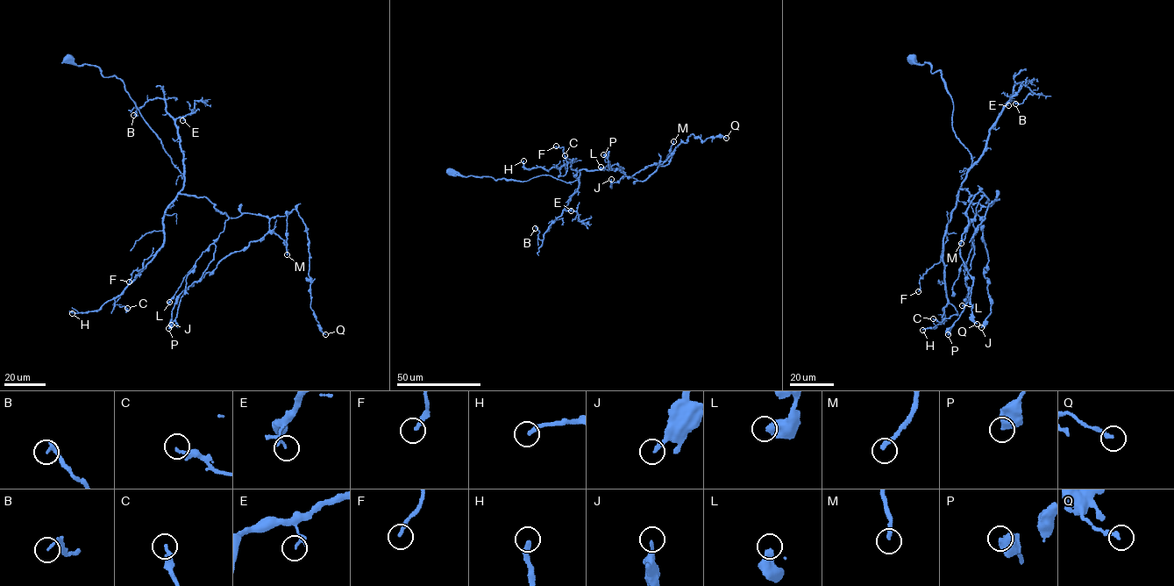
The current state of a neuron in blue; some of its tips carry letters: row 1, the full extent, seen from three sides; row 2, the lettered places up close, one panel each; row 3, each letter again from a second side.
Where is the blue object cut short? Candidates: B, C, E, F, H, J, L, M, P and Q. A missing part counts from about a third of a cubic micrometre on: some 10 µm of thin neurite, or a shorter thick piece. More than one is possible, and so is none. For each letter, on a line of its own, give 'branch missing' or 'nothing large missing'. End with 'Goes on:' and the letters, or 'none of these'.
B: nothing large missing
C: nothing large missing
E: nothing large missing
F: nothing large missing
H: branch missing
J: nothing large missing
L: nothing large missing
M: nothing large missing
P: nothing large missing
Q: nothing large missing
Goes on: H

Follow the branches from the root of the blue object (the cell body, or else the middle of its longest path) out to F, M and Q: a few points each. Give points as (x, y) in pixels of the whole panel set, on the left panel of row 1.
F: (67, 59), (119, 78), (183, 175), (182, 189), (164, 214), (164, 246), (129, 282)
M: (67, 59), (123, 82), (183, 175), (181, 193), (205, 196), (230, 217), (288, 212), (287, 254)
Q: (67, 59), (123, 82), (183, 175), (181, 193), (230, 217), (296, 209), (310, 308), (325, 334)

